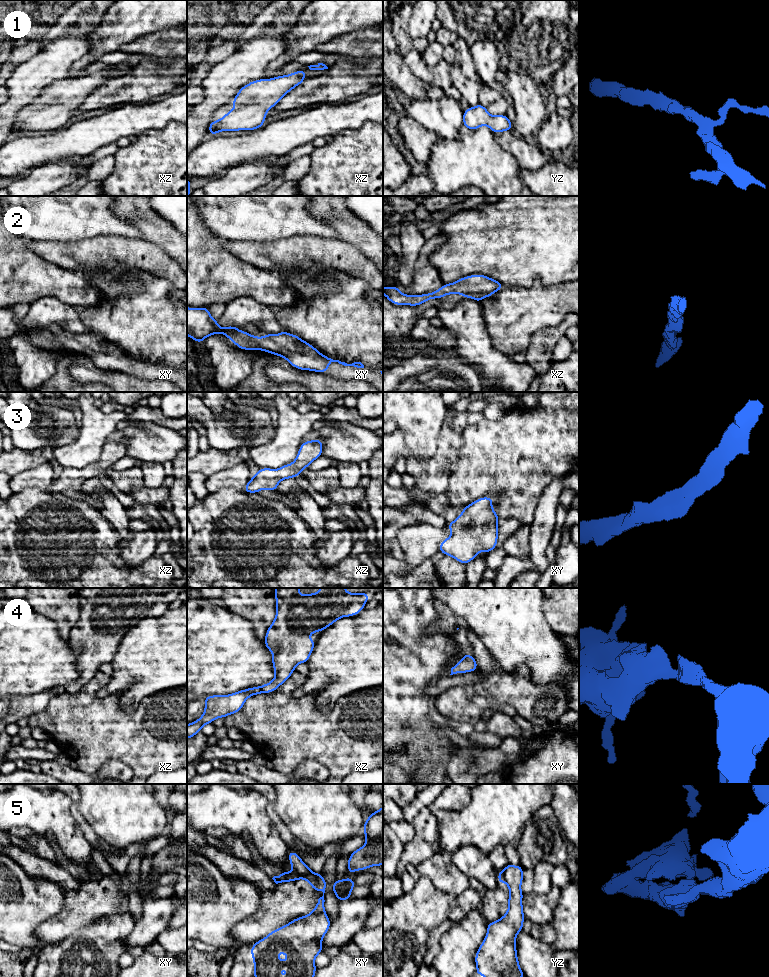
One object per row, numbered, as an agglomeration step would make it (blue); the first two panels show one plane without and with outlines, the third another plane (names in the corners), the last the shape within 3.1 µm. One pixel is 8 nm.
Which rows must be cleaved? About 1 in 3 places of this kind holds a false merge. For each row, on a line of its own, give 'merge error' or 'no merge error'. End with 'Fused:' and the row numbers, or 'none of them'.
1: no merge error
2: no merge error
3: no merge error
4: no merge error
5: merge error
Fused: 5

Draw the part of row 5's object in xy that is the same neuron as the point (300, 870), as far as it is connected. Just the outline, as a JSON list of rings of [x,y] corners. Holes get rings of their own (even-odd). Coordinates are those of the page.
[[[289,851],[288,857],[293,872],[289,873],[287,871],[282,871],[280,876],[274,876],[272,879],[276,884],[292,882],[298,879],[305,879],[306,881],[314,881],[316,879],[317,873],[312,872],[296,852]]]

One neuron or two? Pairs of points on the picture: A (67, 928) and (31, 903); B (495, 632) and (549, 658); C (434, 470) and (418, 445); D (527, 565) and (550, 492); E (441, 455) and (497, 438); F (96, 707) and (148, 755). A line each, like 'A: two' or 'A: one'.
A: two
B: one
C: two
D: two
E: two
F: one

